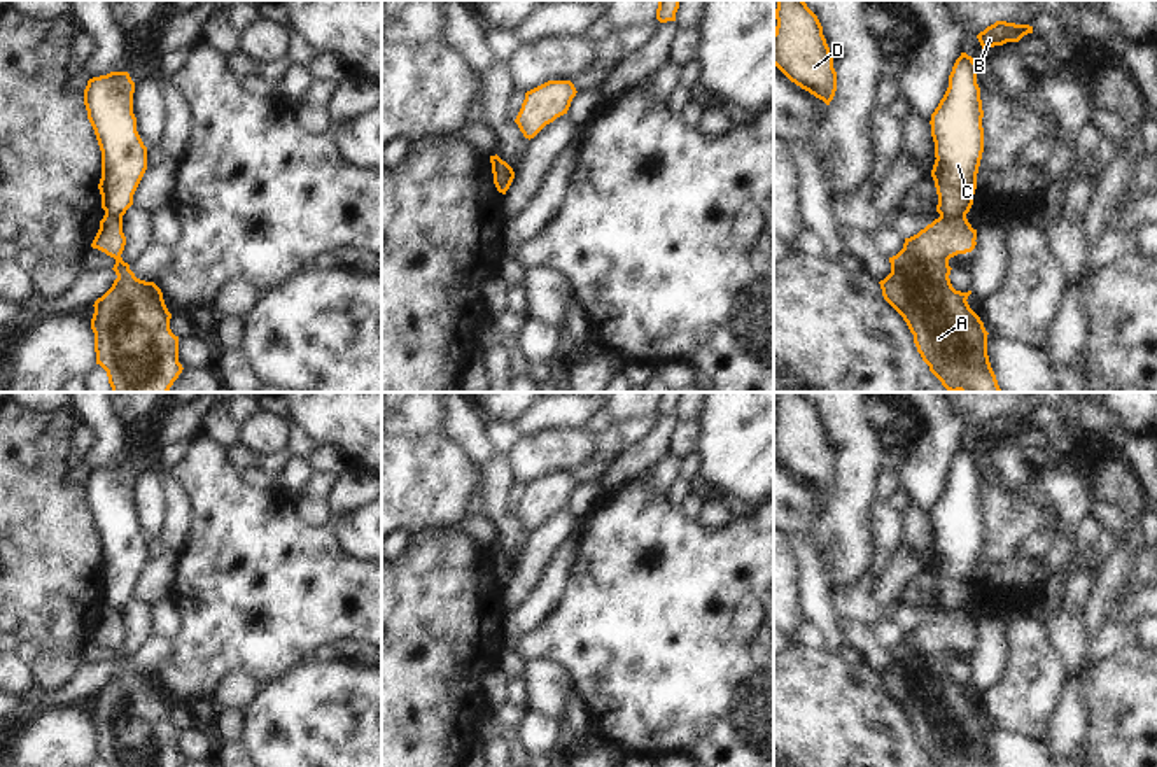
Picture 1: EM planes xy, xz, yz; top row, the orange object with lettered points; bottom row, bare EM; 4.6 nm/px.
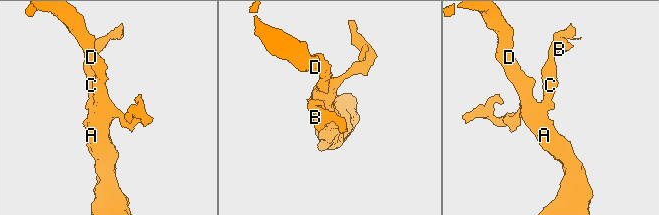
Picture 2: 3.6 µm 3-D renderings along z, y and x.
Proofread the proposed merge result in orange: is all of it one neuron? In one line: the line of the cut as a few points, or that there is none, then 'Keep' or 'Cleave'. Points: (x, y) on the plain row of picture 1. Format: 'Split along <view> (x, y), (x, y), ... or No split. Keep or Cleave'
Split along yz (940, 606), (965, 610). Cleave.

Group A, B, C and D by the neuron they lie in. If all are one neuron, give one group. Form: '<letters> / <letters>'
A D / B C

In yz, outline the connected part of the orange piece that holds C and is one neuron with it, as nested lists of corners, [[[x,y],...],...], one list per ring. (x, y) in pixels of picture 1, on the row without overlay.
[[[961,445],[929,513],[936,550],[931,569],[938,587],[936,604],[943,609],[966,609],[973,597],[984,545],[982,510],[977,455]]]

